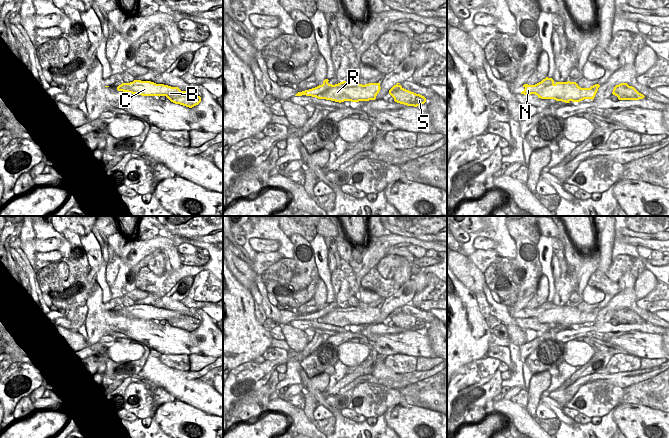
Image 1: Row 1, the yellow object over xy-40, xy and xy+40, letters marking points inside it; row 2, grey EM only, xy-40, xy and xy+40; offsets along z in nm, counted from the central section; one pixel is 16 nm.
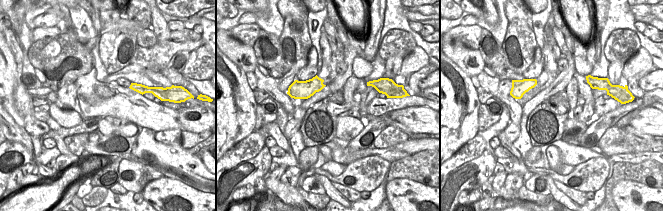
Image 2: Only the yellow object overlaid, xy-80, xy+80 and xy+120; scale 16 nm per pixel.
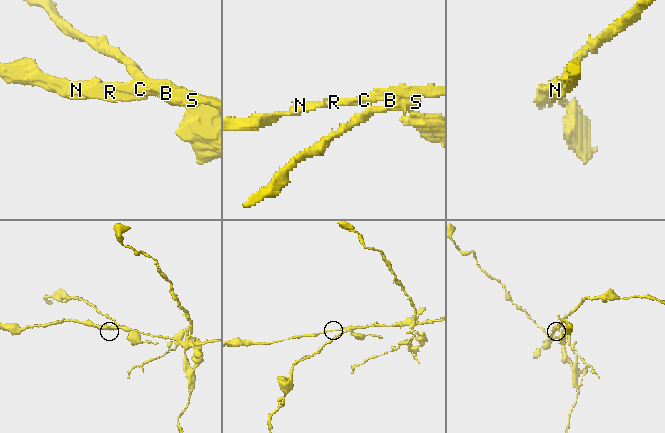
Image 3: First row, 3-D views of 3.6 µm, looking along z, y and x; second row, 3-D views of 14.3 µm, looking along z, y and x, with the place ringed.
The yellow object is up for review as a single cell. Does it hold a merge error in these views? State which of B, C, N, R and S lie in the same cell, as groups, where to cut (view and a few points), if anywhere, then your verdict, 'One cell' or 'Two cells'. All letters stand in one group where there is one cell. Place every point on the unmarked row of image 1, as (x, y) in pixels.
Groups: B C R S / N. Split along xy (334, 309), (329, 309), (312, 320). Two cells.

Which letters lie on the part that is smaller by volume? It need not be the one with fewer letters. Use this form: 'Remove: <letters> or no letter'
Remove: N

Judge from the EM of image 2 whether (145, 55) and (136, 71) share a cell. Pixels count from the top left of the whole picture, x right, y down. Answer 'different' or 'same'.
different

